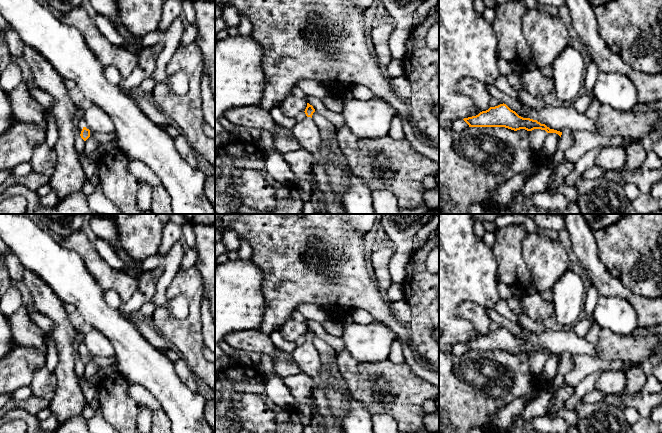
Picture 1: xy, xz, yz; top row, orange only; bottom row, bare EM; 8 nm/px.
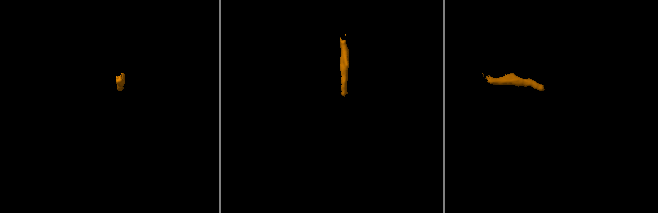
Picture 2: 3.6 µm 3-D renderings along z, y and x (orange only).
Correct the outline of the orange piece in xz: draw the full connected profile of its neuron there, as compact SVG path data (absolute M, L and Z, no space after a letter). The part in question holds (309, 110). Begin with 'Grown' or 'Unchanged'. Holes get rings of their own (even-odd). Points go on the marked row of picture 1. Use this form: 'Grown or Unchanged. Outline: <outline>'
Grown. Outline: M307 103L307 107L304 112L306 117L302 121L297 122L291 132L299 141L301 147L308 150L314 157L313 172L315 173L315 180L319 189L324 194L328 214L346 214L342 203L337 200L335 193L330 186L330 182L325 171L325 164L319 150L321 136L316 123L312 119L315 109L312 105Z

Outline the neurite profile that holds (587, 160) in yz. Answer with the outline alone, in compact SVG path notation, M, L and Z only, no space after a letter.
M598 146L586 152L574 165L573 171L567 175L565 183L568 186L575 186L576 179L586 170L595 165L595 159L599 152L606 146Z

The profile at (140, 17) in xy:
M117 0L120 22L134 36L158 30L166 0Z

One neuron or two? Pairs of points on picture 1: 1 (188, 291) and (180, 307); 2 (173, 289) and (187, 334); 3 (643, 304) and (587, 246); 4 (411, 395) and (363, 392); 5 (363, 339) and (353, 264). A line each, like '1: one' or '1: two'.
1: two
2: one
3: one
4: one
5: two

